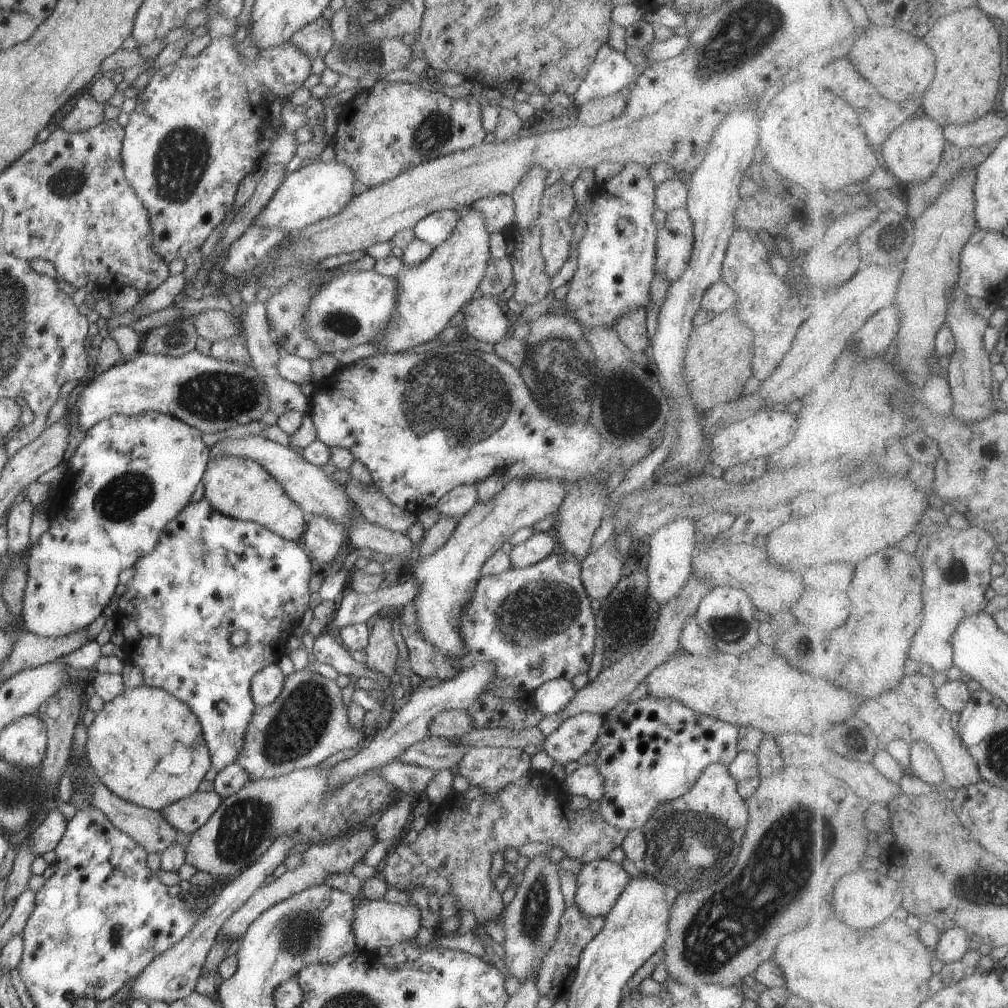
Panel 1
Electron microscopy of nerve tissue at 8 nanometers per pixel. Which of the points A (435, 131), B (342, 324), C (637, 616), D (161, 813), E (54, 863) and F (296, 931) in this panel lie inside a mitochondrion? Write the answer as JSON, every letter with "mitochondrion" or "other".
{"A":"mitochondrion","B":"mitochondrion","C":"other","D":"other","E":"other","F":"mitochondrion"}

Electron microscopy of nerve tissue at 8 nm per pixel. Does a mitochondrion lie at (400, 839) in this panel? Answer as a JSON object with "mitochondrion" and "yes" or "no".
{"mitochondrion":"no"}

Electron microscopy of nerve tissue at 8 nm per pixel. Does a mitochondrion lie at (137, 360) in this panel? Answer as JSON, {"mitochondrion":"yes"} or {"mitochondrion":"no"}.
{"mitochondrion":"no"}

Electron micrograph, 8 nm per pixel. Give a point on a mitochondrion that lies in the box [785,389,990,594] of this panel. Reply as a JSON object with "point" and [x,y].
{"point":[953,572]}

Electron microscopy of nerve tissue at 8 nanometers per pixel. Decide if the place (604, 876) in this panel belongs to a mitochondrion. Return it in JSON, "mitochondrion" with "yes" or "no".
{"mitochondrion":"no"}

